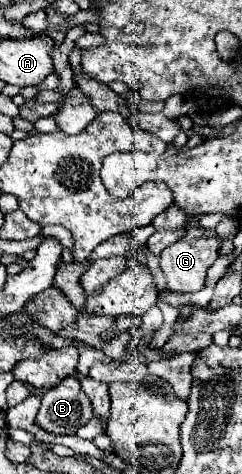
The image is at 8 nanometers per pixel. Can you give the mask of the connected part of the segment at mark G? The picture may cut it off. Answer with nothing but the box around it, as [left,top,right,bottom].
[160,225,220,293]

